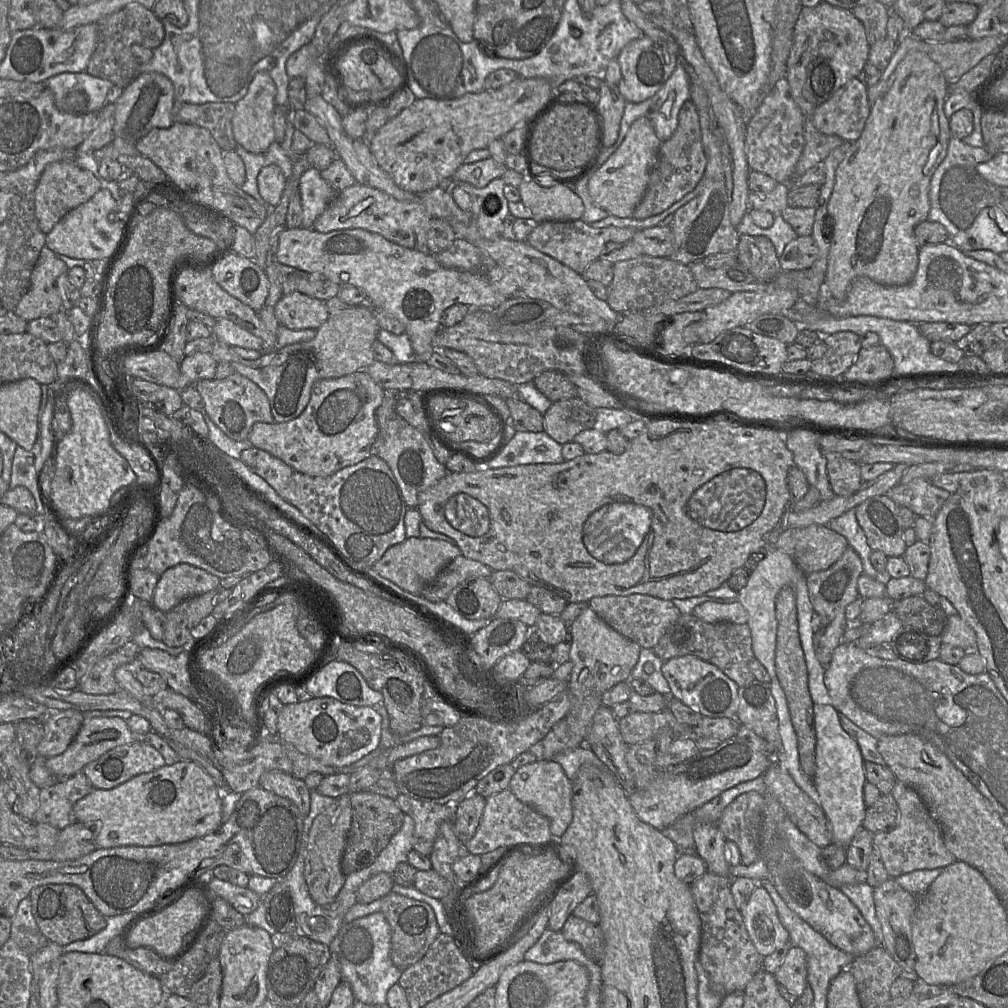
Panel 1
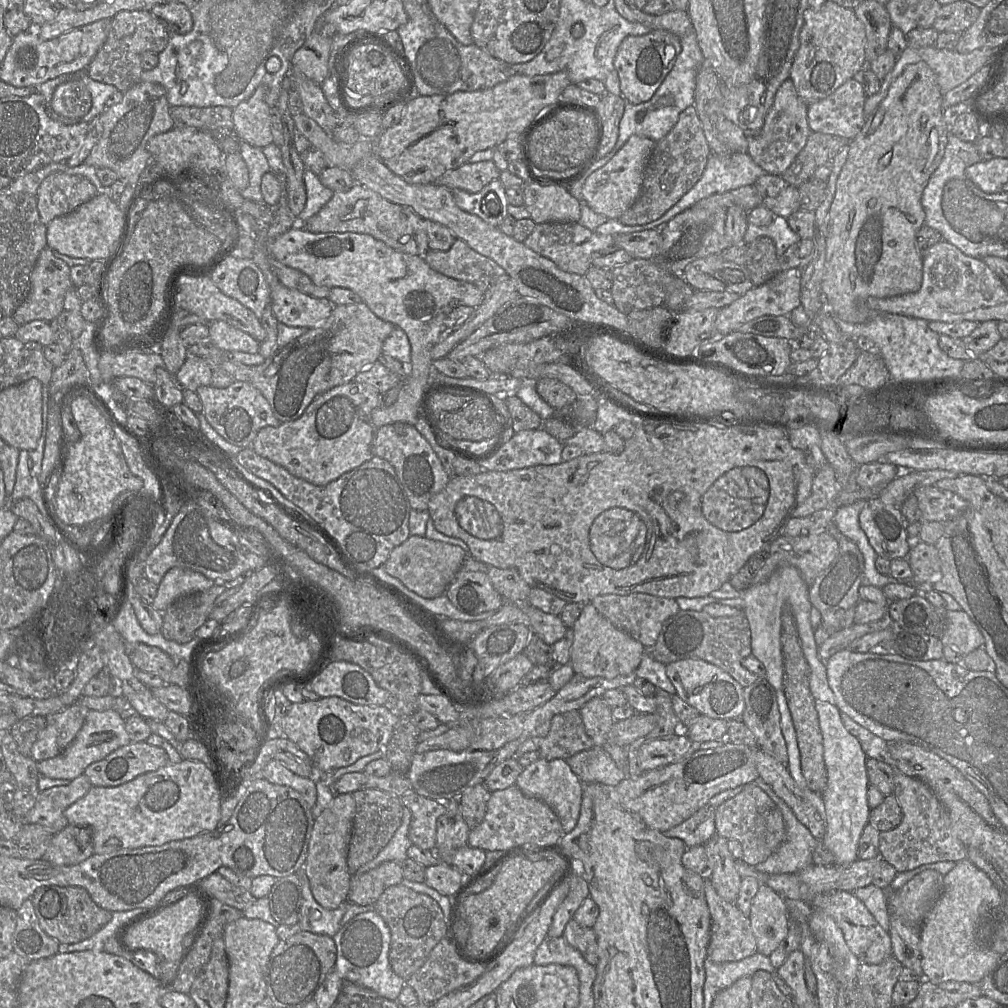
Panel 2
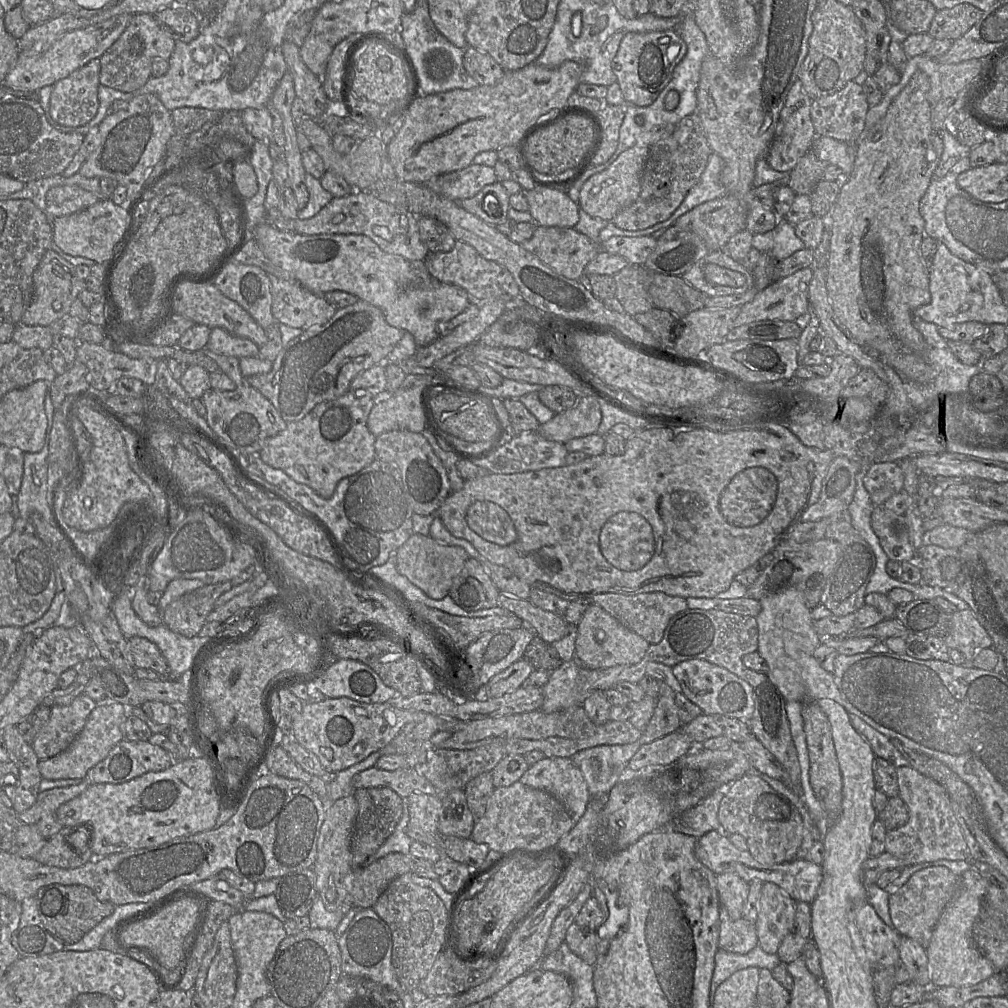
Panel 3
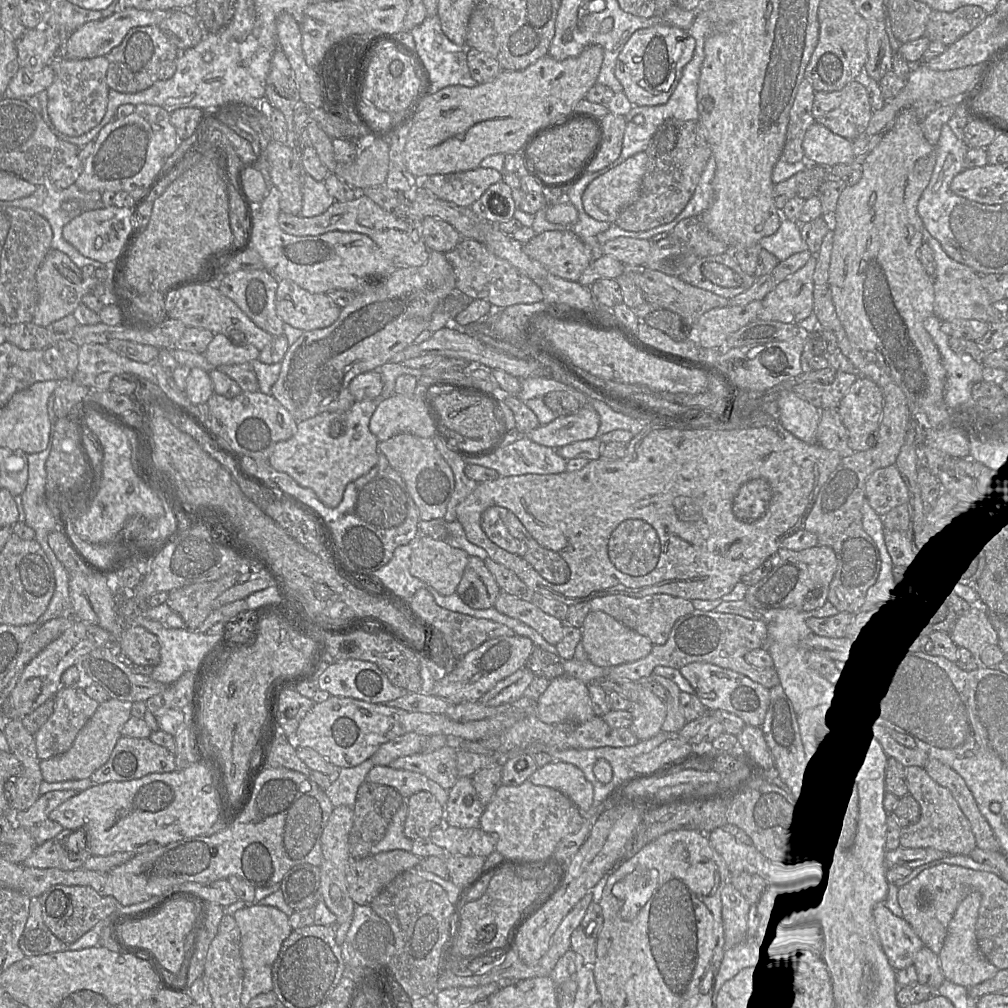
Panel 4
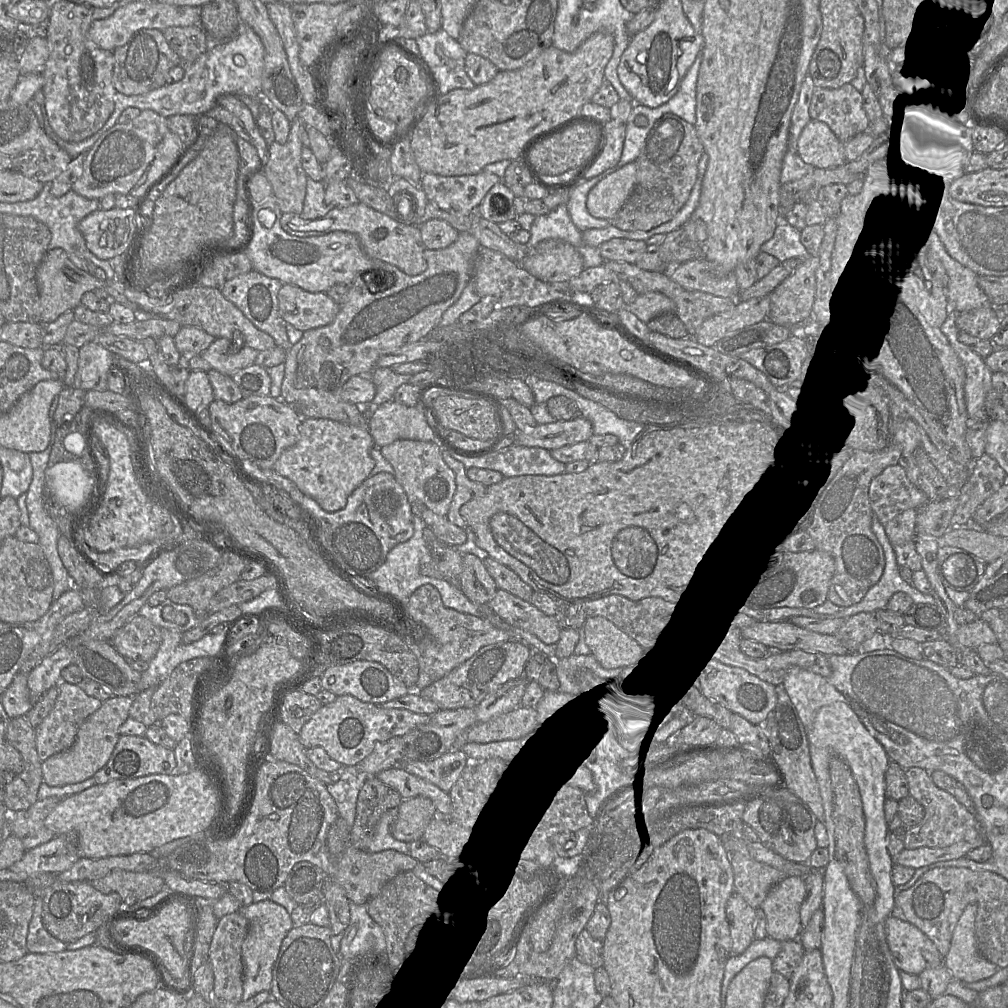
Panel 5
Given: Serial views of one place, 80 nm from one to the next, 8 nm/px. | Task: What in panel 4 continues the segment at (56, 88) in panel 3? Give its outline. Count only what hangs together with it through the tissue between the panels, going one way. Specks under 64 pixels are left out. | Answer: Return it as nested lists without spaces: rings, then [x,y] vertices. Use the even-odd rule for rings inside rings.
[[[55,56],[51,61],[55,78],[47,89],[47,111],[57,130],[72,137],[81,136],[103,119],[108,104],[109,86],[106,82],[108,60],[106,56],[90,59],[68,59]]]

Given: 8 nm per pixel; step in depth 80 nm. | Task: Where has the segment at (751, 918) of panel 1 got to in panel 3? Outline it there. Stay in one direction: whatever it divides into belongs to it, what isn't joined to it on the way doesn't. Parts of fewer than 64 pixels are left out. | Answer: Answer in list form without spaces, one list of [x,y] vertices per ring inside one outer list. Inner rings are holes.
[[[765,883],[757,901],[755,928],[758,945],[768,954],[776,954],[789,933],[796,912],[796,901],[773,883]]]

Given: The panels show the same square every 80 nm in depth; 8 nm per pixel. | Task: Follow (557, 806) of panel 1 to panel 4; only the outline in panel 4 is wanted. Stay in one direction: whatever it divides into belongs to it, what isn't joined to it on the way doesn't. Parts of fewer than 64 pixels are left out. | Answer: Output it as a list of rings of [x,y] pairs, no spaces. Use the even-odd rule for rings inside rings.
[[[555,761],[538,767],[529,777],[534,785],[547,786],[562,792],[577,808],[586,813],[594,800],[594,788],[581,769],[563,761]]]

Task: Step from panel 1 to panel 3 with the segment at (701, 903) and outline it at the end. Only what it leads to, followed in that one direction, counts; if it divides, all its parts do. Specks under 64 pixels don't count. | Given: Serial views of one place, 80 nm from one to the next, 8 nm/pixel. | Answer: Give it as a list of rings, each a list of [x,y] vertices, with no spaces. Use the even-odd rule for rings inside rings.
[[[720,908],[719,949],[736,954],[747,954],[758,945],[755,924],[744,918],[731,919]]]

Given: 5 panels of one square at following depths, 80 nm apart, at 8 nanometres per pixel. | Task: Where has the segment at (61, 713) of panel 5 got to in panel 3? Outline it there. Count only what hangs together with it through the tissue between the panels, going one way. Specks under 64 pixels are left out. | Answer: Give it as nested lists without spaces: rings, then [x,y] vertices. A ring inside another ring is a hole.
[[[84,693],[71,704],[51,707],[47,724],[38,732],[32,747],[39,760],[65,751],[80,734],[97,703]]]

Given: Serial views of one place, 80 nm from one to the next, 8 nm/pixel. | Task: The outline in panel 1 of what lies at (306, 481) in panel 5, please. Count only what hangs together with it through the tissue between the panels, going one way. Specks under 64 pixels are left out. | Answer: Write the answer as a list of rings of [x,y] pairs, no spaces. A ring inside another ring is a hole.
[[[366,370],[338,378],[321,379],[313,385],[309,403],[298,417],[286,422],[257,422],[252,426],[247,439],[253,447],[268,451],[303,474],[330,476],[371,456],[371,446],[379,433],[375,413],[383,402],[384,394],[385,389],[373,380]]]

